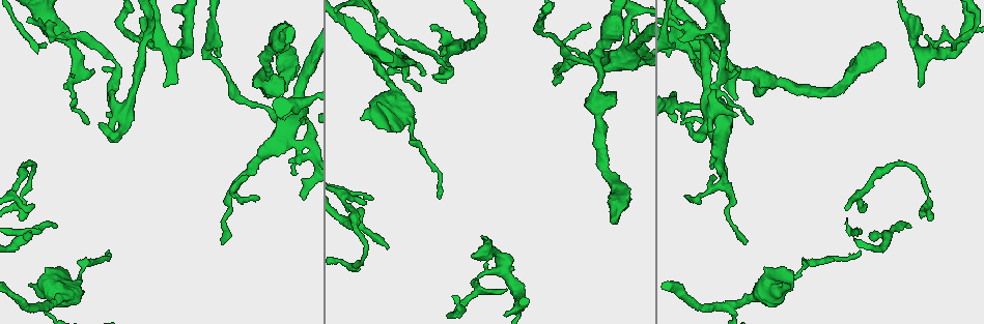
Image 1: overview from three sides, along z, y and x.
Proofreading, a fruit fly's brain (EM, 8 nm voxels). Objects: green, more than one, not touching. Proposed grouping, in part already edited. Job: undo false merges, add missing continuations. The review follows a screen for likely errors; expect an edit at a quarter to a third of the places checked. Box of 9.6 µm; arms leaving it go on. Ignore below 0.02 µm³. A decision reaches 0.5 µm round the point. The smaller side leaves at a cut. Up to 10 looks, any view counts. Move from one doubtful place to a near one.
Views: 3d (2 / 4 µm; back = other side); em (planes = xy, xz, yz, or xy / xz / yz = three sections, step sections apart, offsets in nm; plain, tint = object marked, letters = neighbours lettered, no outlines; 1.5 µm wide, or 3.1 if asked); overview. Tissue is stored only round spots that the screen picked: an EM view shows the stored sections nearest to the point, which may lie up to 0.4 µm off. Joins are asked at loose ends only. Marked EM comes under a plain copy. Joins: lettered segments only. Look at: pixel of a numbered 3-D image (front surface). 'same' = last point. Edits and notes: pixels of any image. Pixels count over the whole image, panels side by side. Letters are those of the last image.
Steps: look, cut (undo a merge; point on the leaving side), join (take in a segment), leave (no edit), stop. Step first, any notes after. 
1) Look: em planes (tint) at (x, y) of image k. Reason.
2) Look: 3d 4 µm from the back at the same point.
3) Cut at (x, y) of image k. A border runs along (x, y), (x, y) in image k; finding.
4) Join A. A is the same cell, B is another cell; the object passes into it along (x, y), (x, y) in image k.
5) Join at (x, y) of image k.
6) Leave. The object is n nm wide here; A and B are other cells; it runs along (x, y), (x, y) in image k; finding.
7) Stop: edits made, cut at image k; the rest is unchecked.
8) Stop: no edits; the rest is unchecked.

Look: 3d 4 µm at (411, 125) of image 1. Sudden change in width.

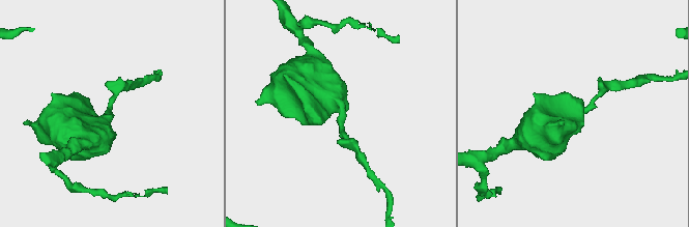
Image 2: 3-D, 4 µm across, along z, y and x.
Look: em xy step 4 (tint) at (343, 116) of image 2. Need the tissue.

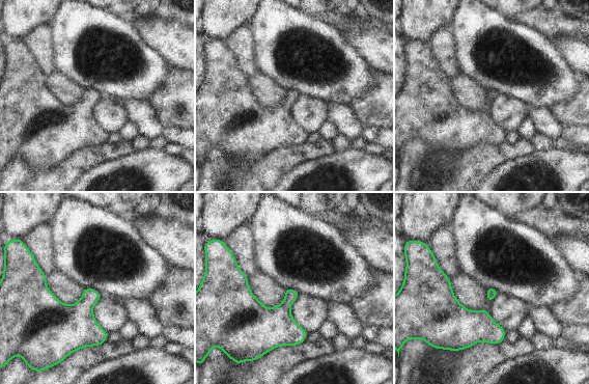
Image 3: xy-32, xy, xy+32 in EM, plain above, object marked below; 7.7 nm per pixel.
Look: em planes (letters) at the same point. Cut it another way.

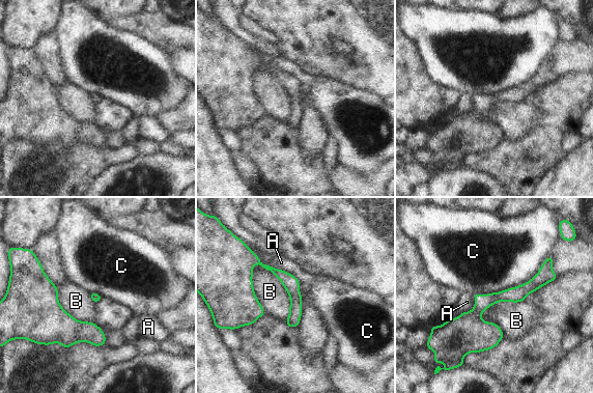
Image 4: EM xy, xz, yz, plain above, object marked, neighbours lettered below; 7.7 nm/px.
Leave. A, B and C are other cells; a border runs along (255, 263), (285, 289), (285, 321) in image 4; continuous, no second cell.

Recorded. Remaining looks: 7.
Look: em xz step 4 (letters) at (33, 205) of image 1. Free end.

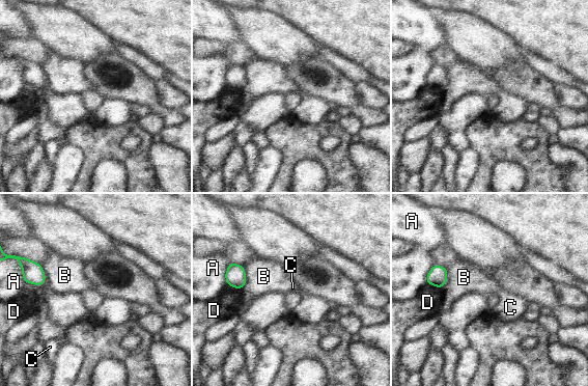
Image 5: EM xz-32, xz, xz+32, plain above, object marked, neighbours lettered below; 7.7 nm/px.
Look: em planes (letters) at the same point.

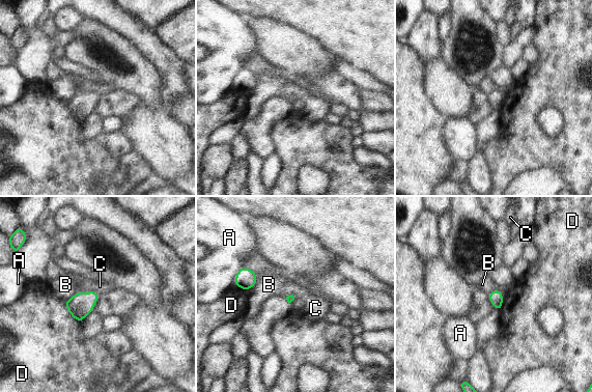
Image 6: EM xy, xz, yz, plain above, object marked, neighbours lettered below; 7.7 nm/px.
Leave. A, B, C and D are other cells; a border runs along (497, 288), (488, 295) in image 6; none of them fits.

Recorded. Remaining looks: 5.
Look: em xz step 8 (tint) at (55, 38) of image 1. Three-way junction.

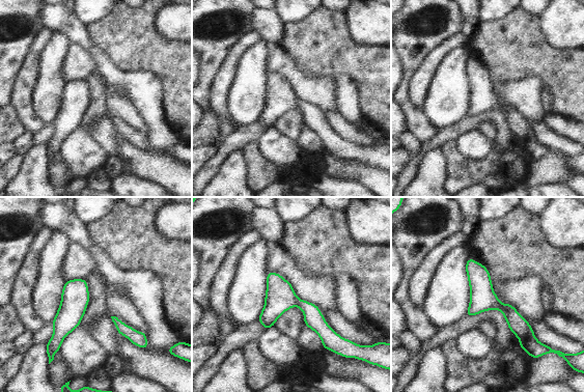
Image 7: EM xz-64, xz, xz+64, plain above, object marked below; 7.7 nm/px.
Look: em planes (letters) at the same point. Cut it another way.

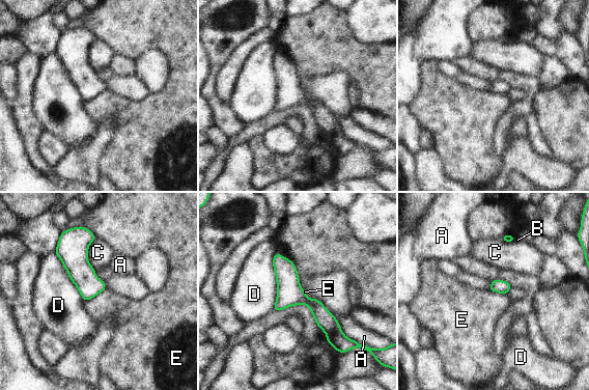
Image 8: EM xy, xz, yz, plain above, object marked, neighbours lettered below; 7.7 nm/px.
Leave. A, B, C, D and E are other cells; it runs along (277, 256), (333, 342) in image 8; continuous, no second cell.

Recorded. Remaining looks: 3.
Look: em yz step 8 (letters) at (623, 49) of image 1.

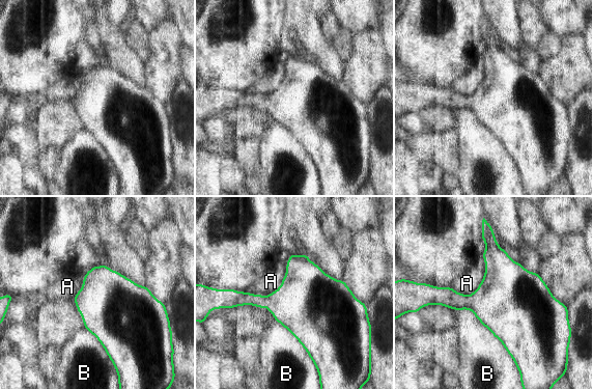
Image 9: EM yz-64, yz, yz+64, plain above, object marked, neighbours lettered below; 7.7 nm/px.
Leave. A and B are other cells; all the same cell.

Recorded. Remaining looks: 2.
Stop: no edits; the rest is unchecked.

